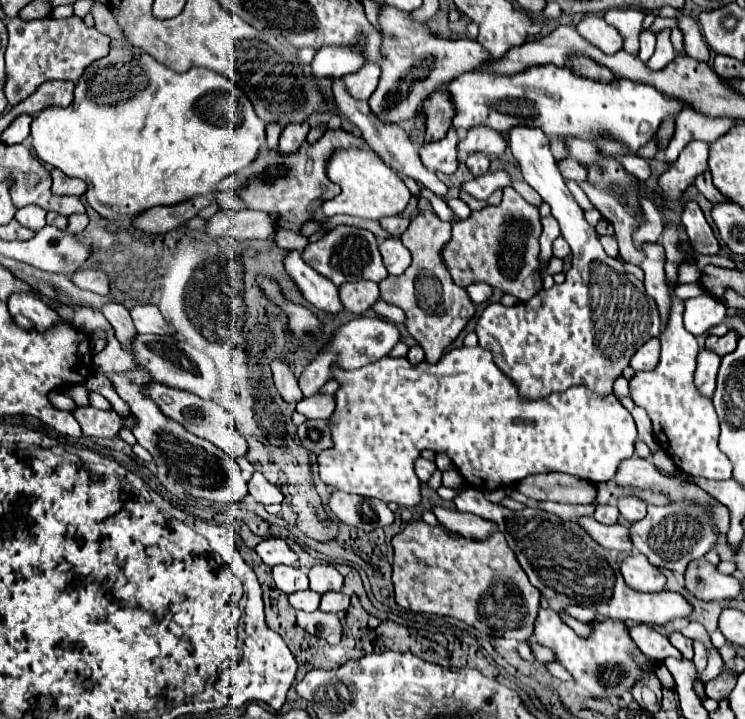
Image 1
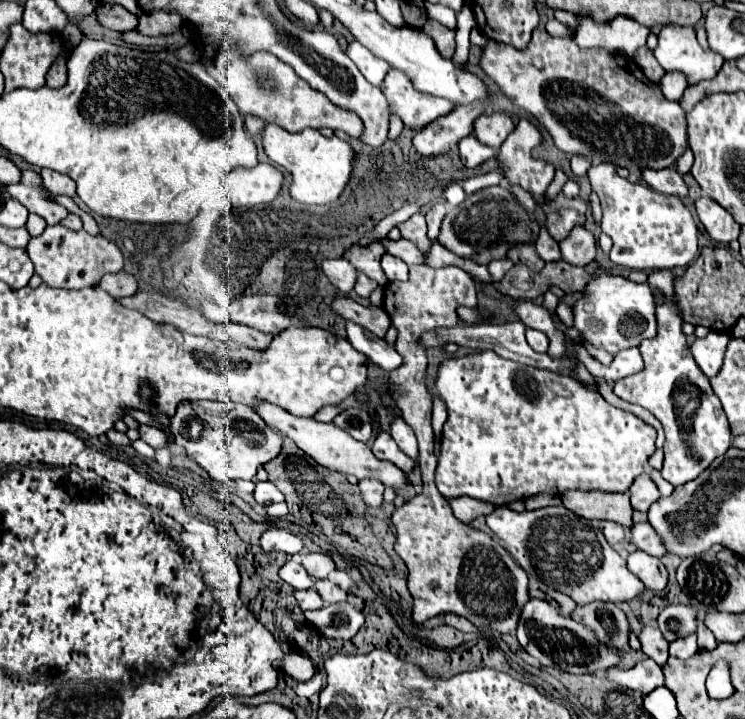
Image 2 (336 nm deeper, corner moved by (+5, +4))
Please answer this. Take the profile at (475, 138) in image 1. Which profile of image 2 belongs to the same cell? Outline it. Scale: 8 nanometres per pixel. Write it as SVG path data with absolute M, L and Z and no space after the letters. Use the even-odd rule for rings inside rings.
M494 112L490 116L482 114L480 118L476 118L474 122L474 136L478 142L490 146L490 148L500 148L502 142L506 140L506 136L514 130L512 120L502 114L502 112Z

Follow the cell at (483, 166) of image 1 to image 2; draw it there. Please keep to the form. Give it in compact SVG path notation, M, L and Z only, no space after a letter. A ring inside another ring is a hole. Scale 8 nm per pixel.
M466 136L458 146L460 146L460 160L462 160L462 164L464 164L466 168L476 168L476 166L480 166L482 162L494 158L494 154L496 154L492 148L480 144L480 142L478 142L476 138L472 138L472 136Z

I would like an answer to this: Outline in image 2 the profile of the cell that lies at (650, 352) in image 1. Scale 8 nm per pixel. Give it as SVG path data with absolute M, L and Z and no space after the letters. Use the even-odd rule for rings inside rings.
M567 339L565 342L566 348L572 351L578 360L586 366L588 372L592 372L592 376L598 376L598 378L604 378L604 380L620 380L620 378L626 378L630 374L636 374L642 370L644 362L640 358L640 350L638 348L628 348L628 350L620 350L620 354L614 356L612 364L610 366L602 366L598 360L594 360L590 354L586 351L582 344L574 344L572 339Z

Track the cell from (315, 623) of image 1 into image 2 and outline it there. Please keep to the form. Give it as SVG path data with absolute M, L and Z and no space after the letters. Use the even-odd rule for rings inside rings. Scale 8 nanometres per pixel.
M348 602L332 604L320 610L304 612L306 620L326 638L340 638L350 640L360 630L364 616L360 610L352 608Z

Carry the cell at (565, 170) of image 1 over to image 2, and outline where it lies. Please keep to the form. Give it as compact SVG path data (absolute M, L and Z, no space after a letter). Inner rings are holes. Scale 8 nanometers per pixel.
M602 162L588 170L592 190L602 204L602 232L614 242L610 260L630 270L656 270L678 268L690 264L698 254L698 228L676 196L664 196L644 184L634 184L618 176L616 166Z

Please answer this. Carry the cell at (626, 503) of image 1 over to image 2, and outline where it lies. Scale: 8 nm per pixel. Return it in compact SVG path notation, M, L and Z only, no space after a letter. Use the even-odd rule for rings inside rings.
M644 472L640 474L634 484L630 486L630 502L632 508L638 512L648 512L648 508L660 498L660 492L656 484L650 480L650 476Z

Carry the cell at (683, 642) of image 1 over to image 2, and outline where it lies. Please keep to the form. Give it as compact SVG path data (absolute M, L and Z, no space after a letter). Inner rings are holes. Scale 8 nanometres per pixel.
M644 626L638 640L642 644L642 652L656 664L664 666L664 662L668 660L668 640L660 634L660 630Z

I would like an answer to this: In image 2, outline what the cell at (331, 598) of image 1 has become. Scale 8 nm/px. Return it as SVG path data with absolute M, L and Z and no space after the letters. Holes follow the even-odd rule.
M318 580L318 582L314 584L314 588L316 588L316 592L322 596L322 600L324 600L326 606L346 600L346 592L340 590L336 584L332 584L330 580Z

